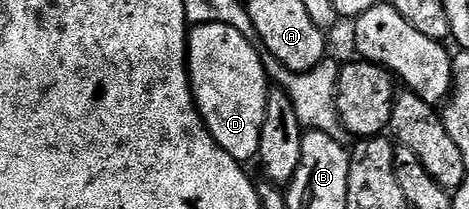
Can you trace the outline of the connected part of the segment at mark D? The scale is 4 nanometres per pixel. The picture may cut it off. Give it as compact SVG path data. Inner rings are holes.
M198 24L189 33L189 81L199 114L217 145L242 162L258 159L271 91L262 53L249 39L229 24Z

